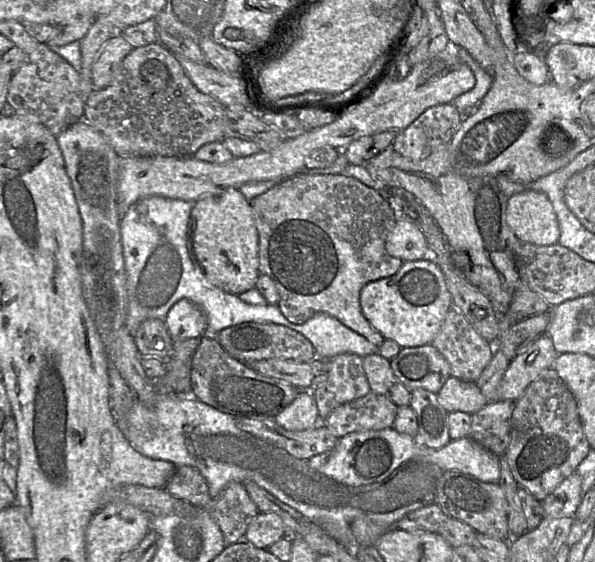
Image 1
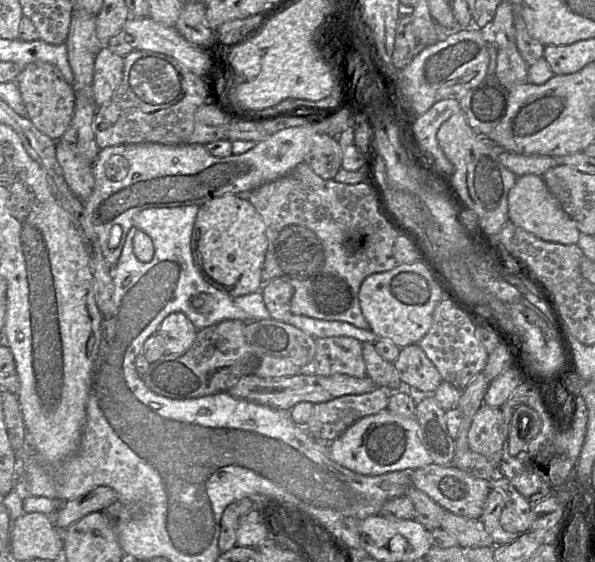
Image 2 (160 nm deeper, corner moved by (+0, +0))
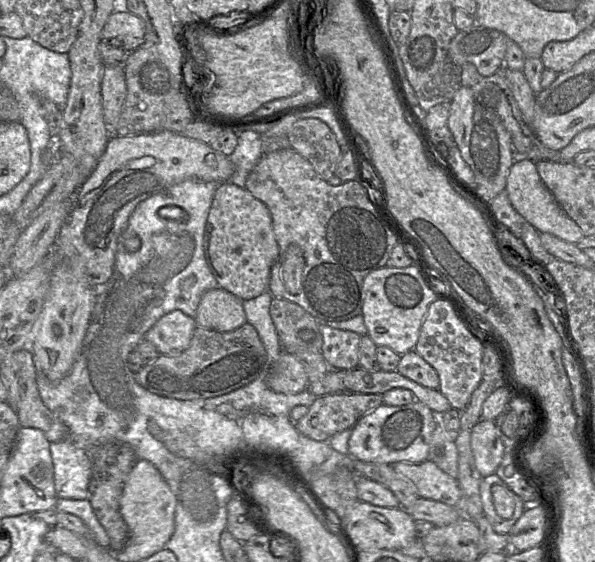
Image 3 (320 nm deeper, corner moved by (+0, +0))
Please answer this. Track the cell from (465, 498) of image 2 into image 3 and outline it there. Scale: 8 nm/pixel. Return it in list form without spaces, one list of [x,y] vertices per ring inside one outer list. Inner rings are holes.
[[[425,460],[418,464],[397,462],[389,465],[414,485],[419,497],[459,507],[461,490],[457,479],[451,478],[432,461]]]

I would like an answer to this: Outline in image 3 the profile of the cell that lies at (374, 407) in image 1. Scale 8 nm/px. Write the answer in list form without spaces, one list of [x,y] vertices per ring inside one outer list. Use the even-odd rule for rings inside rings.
[[[335,393],[317,397],[295,428],[316,441],[328,441],[332,436],[353,426],[364,415],[383,404],[381,394]]]

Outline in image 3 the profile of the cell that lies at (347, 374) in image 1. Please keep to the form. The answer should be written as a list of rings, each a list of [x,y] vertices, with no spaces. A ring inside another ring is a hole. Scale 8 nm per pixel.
[[[319,323],[322,334],[322,355],[330,369],[354,369],[359,367],[361,335],[331,328]]]

